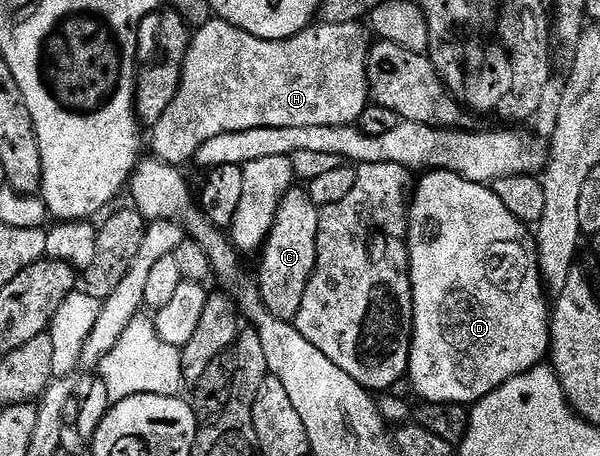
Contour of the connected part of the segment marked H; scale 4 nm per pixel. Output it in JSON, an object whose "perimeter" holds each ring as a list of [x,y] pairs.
{"perimeter":[[[212,17],[211,21],[198,27],[191,35],[191,47],[185,56],[183,65],[183,75],[177,96],[173,104],[169,104],[169,109],[165,111],[165,116],[157,120],[157,124],[150,131],[149,150],[154,157],[161,162],[179,168],[184,164],[190,163],[194,159],[197,148],[205,144],[207,140],[213,140],[215,136],[221,136],[227,132],[245,132],[253,128],[314,128],[321,126],[349,126],[358,123],[361,112],[369,104],[369,91],[367,88],[367,52],[369,49],[369,34],[360,23],[353,24],[312,24],[307,29],[301,31],[297,36],[286,38],[285,40],[261,40],[233,24],[229,24],[223,18]]]}

